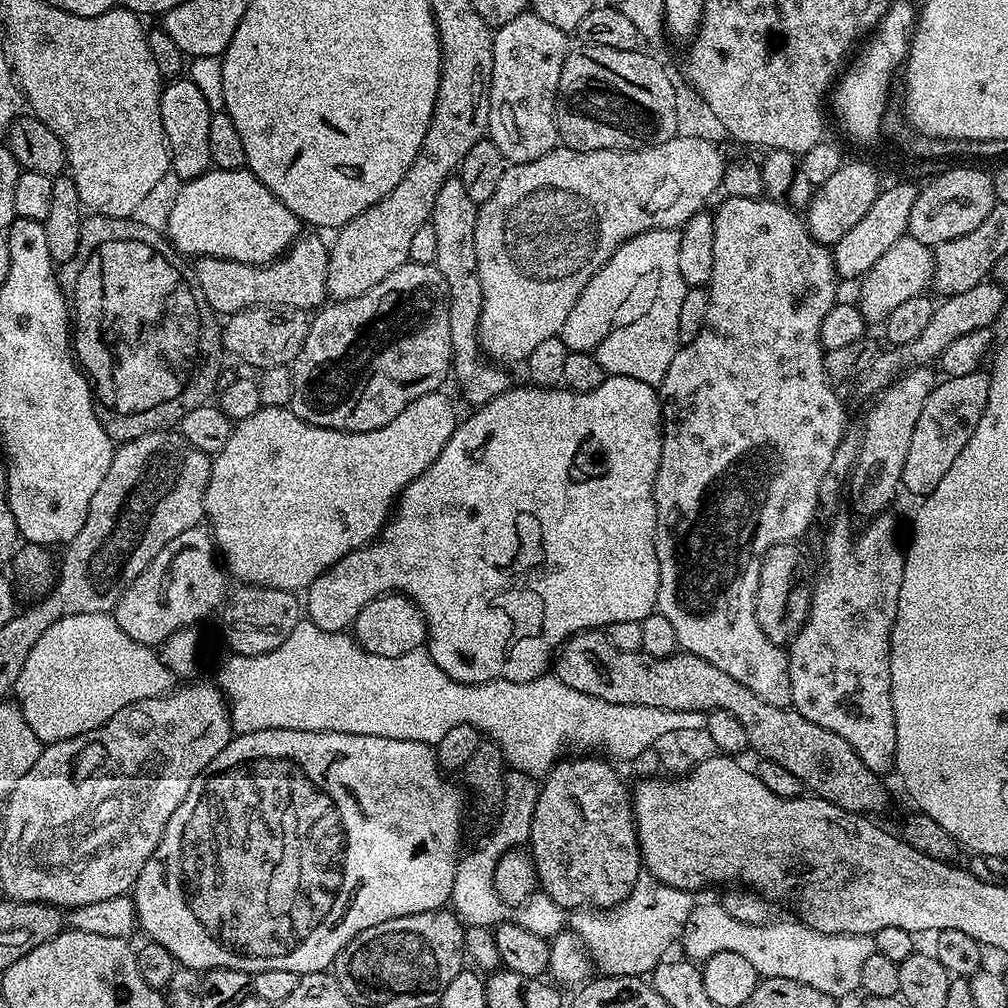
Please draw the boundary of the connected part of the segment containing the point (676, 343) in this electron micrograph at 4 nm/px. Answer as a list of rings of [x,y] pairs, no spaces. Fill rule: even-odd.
[[[655,228],[630,238],[590,278],[582,290],[570,318],[566,318],[562,337],[569,352],[585,352],[595,358],[610,376],[638,378],[659,386],[674,362],[674,354],[682,346],[678,338],[678,314],[682,310],[682,298],[686,298],[689,285],[678,274],[678,246],[680,232],[675,228]]]

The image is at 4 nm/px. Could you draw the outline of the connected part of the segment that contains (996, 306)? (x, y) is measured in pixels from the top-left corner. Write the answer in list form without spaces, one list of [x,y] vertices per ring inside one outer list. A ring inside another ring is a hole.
[[[985,282],[978,286],[970,286],[970,290],[962,290],[962,294],[945,296],[937,303],[934,310],[934,318],[926,325],[922,334],[914,338],[914,342],[889,347],[889,352],[881,351],[874,358],[874,362],[868,367],[858,388],[861,388],[869,398],[875,397],[884,391],[897,376],[905,371],[906,366],[928,366],[939,361],[942,350],[951,346],[957,338],[970,334],[970,330],[982,330],[992,328],[995,320],[999,318],[1000,311],[1004,308],[1005,289],[995,282]]]

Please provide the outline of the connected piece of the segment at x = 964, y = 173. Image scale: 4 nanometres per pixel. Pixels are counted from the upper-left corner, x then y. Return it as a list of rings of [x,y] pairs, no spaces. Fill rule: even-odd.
[[[949,166],[940,176],[931,177],[925,184],[928,185],[916,193],[914,210],[910,210],[908,235],[929,246],[950,242],[950,238],[962,238],[962,234],[978,230],[998,202],[991,175],[980,168]]]

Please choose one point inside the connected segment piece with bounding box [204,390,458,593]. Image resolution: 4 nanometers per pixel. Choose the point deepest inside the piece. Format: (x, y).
(286, 500)

